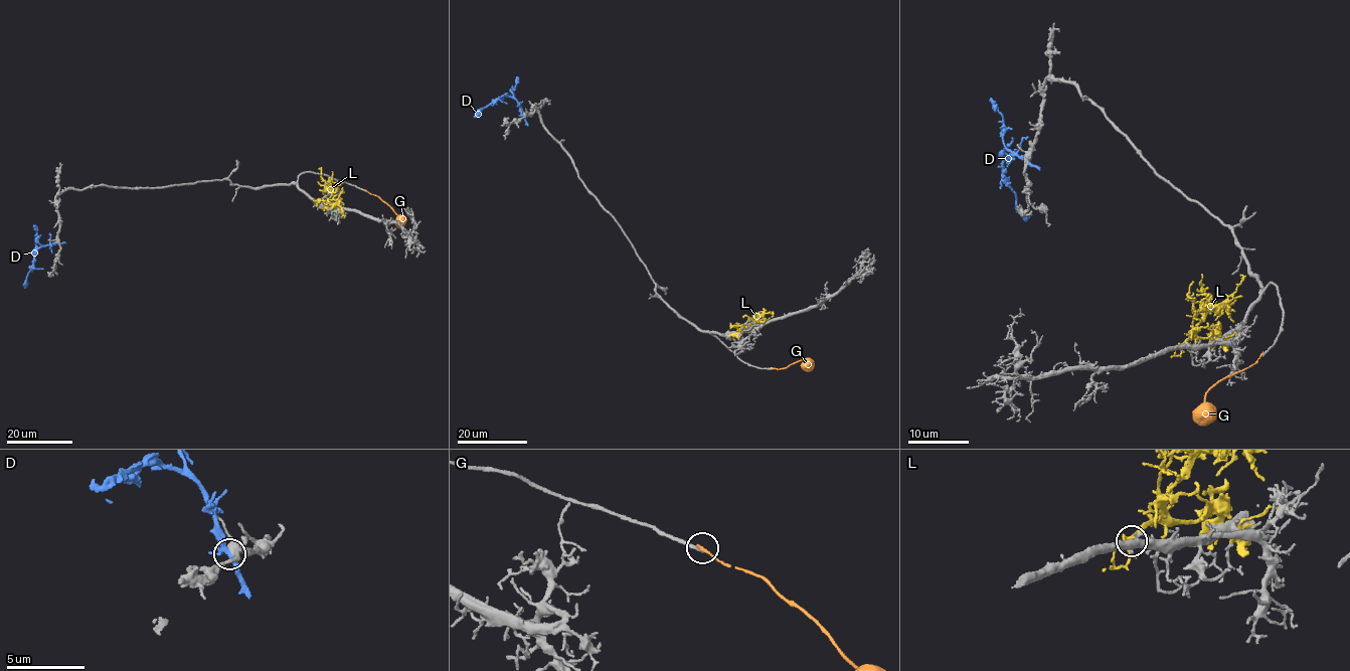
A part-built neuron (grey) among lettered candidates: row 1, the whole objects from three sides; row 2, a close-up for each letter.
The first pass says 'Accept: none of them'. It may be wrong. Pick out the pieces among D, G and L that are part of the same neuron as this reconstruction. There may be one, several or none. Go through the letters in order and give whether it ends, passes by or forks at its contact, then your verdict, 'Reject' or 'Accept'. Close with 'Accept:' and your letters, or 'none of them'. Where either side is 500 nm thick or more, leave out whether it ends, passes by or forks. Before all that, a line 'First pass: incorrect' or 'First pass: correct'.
First pass: correct
D: Reject
G: It ends there. Reject
L: It forks there. Reject
Accept: none of them

